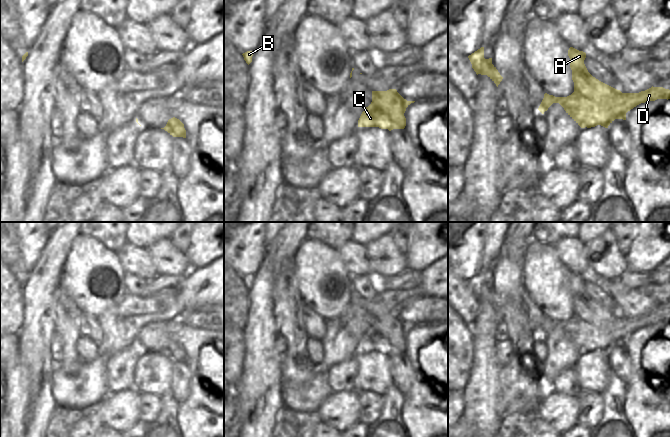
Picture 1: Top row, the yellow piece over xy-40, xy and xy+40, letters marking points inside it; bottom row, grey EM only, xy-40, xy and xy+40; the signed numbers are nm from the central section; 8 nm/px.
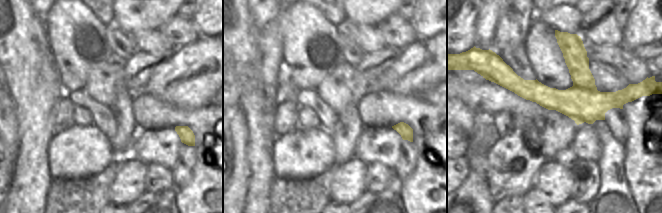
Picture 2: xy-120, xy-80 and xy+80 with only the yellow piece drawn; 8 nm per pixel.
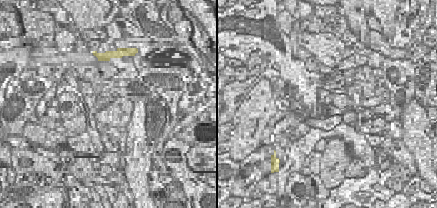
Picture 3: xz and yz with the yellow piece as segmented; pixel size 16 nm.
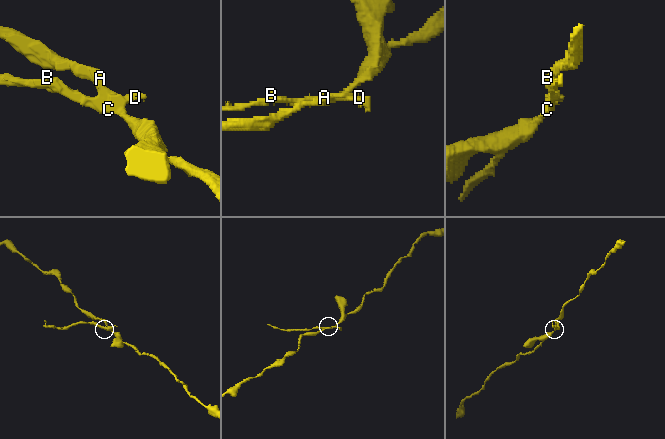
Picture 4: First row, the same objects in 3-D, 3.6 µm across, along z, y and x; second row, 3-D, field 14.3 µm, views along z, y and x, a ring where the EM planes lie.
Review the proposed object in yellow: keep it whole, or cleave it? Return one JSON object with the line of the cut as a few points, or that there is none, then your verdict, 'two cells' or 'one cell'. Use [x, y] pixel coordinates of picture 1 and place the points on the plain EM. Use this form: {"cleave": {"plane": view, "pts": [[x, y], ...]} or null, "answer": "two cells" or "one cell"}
{"cleave": {"plane": "xy+40", "pts": [[574, 314], [609, 330], [611, 325], [621, 317]]}, "answer": "two cells"}

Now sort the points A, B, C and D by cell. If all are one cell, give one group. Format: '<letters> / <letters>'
A / B C D

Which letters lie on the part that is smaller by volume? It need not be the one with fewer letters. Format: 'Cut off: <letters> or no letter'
Cut off: B, C, D

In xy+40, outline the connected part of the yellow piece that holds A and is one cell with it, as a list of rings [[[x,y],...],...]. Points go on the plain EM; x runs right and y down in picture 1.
[[[573,271],[568,274],[574,315],[603,329],[612,330],[612,324],[622,316],[593,301],[587,294],[584,284],[586,277]]]

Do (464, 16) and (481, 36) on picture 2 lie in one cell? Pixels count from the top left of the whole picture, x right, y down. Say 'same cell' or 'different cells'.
different cells

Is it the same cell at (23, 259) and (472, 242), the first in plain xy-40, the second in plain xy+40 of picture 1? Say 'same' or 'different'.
same

